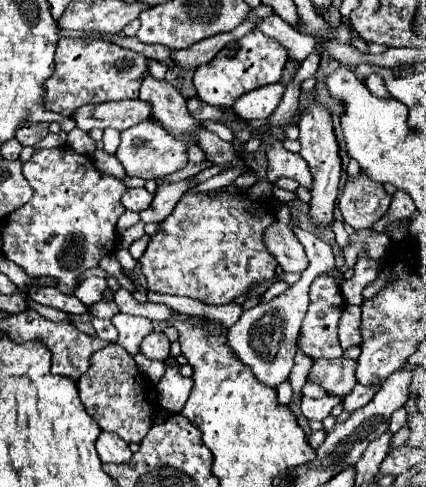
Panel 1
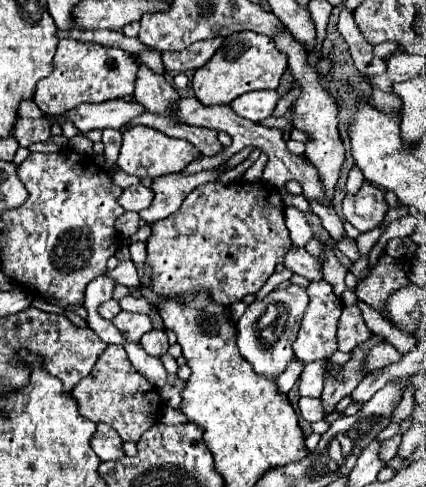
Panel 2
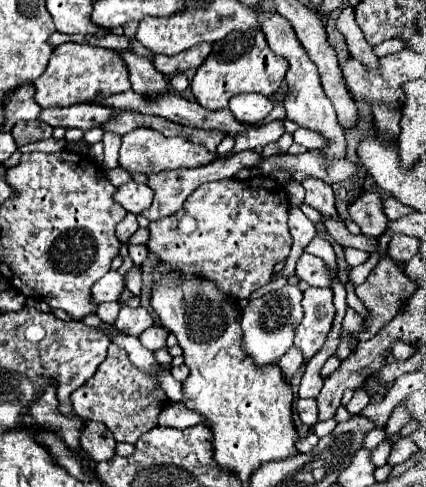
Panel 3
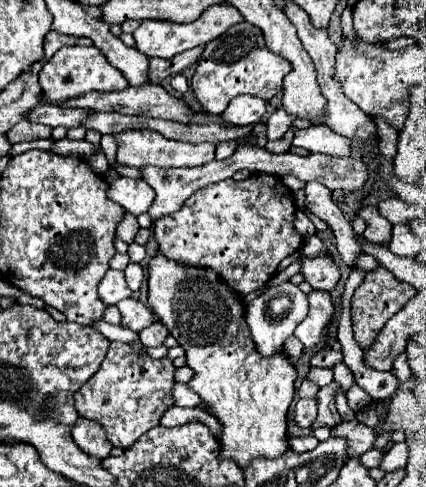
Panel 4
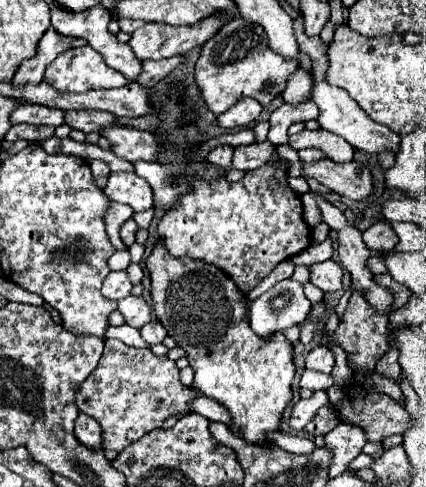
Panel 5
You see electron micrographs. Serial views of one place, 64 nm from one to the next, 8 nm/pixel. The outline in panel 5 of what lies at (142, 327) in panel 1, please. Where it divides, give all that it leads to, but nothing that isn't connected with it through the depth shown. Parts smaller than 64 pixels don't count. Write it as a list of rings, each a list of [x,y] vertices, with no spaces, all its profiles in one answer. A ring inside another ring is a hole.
[[[128,296],[128,298],[120,300],[118,310],[122,312],[126,324],[132,328],[142,328],[144,324],[148,324],[152,320],[152,310],[142,296]]]

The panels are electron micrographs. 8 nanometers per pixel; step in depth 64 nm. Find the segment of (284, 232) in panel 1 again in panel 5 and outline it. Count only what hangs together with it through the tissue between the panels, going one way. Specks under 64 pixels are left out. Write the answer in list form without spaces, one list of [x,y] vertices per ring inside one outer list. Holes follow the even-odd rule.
[[[334,260],[318,262],[308,266],[310,268],[310,282],[324,292],[334,292],[342,286],[342,268]]]

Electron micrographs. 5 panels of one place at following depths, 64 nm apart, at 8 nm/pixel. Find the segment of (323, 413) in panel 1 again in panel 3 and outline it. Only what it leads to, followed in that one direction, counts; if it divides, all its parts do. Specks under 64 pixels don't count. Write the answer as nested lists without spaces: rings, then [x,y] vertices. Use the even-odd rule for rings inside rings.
[[[300,398],[296,404],[296,410],[300,414],[300,420],[306,426],[314,426],[318,422],[318,404],[312,398]]]

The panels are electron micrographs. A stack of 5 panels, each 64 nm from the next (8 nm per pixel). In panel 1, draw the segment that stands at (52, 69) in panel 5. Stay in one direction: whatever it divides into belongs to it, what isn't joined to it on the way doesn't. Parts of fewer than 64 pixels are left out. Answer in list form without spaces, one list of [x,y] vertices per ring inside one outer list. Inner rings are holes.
[[[60,38],[56,44],[56,70],[46,86],[46,108],[62,116],[74,116],[84,104],[136,98],[142,80],[148,76],[144,54],[122,48],[104,38]]]

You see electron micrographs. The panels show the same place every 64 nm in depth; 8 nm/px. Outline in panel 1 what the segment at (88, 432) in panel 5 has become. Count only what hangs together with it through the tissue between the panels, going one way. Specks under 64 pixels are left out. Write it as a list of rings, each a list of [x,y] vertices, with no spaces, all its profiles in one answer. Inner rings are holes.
[[[102,432],[96,440],[96,450],[98,450],[98,456],[104,464],[122,464],[126,460],[132,458],[132,452],[128,448],[128,444],[116,436],[116,434],[110,434],[110,432]]]

